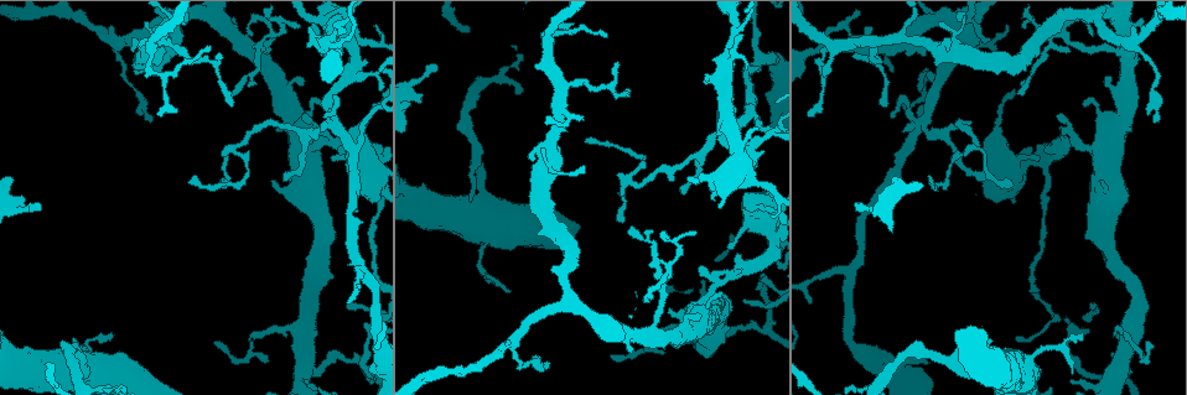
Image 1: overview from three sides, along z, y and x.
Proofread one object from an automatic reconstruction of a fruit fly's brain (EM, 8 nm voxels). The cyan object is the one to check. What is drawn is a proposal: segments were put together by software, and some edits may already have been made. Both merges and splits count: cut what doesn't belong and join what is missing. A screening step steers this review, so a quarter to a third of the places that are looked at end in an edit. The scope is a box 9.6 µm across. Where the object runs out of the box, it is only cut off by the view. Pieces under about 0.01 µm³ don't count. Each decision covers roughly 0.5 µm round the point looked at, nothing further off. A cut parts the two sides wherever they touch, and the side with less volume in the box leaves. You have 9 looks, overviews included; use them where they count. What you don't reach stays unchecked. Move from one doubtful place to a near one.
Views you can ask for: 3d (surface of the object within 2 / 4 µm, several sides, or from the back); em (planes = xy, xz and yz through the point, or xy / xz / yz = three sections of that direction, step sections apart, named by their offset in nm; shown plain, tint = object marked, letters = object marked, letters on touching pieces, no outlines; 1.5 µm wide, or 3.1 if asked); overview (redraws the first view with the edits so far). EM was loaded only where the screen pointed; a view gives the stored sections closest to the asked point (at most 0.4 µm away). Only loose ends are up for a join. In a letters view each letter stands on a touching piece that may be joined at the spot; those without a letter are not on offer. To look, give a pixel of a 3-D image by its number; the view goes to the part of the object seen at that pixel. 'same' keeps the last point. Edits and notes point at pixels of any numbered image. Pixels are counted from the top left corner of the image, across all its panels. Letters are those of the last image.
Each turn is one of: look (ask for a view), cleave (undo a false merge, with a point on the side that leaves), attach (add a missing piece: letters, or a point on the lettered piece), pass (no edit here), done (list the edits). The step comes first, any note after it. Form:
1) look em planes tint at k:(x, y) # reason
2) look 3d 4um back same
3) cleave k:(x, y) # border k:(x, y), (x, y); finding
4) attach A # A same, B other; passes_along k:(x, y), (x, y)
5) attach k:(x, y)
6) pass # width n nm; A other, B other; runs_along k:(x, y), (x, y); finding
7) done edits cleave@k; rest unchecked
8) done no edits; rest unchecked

look em planes tint at 1:(350, 145) # three arms meet

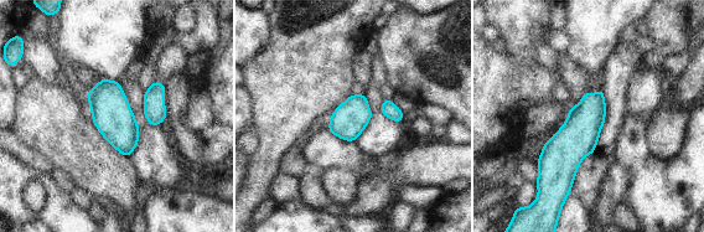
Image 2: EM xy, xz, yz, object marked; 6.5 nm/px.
look em planes letters same # see the neighbours

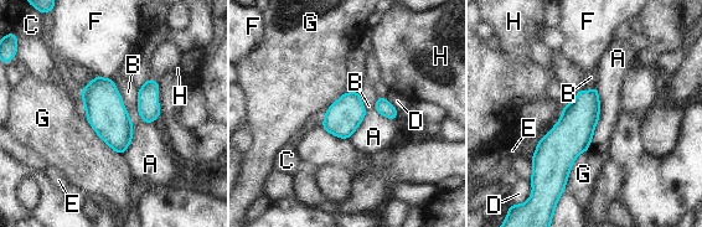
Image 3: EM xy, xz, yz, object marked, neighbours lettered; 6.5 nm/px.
pass # A other, B other, C other, D other, E other, F other, G other, H other; one neuron here

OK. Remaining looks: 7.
look em planes letters at 1:(373, 260) # thin neck

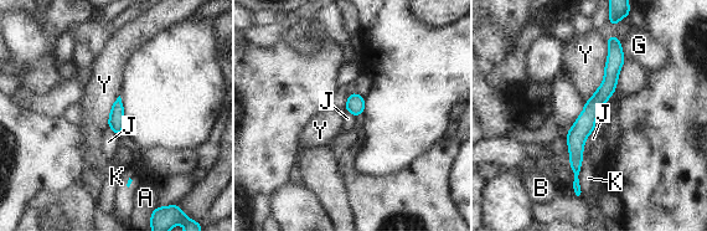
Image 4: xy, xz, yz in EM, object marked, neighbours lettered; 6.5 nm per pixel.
pass # A other, B other, G other, J other, K other, Y other; border 4:(607, 39), (604, 78), (584, 103); continuous, no second neuron

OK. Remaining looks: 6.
look 3d 2um at 1:(924, 55) # thick end

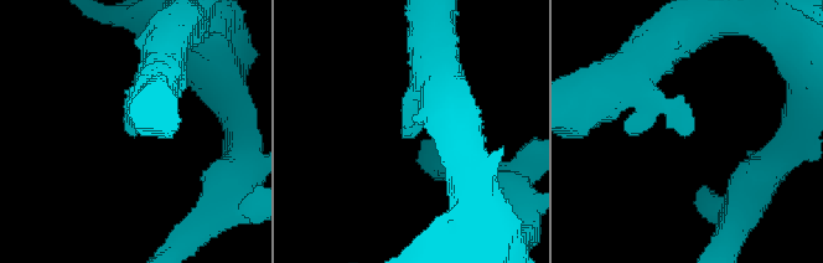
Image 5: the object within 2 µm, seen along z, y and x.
look em planes letters at 5:(413, 130)

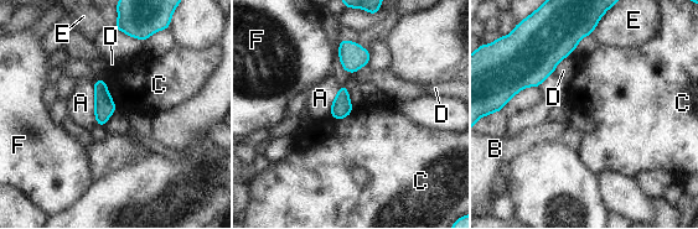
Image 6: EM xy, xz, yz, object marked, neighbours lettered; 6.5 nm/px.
pass # A other, B other, C other, D other, E other, F other; border 6:(103, 79), (109, 97), (117, 107); no lettered piece goes on from it

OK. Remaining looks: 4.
look 3d 4um at 1:(977, 146) # side arm on a straight run

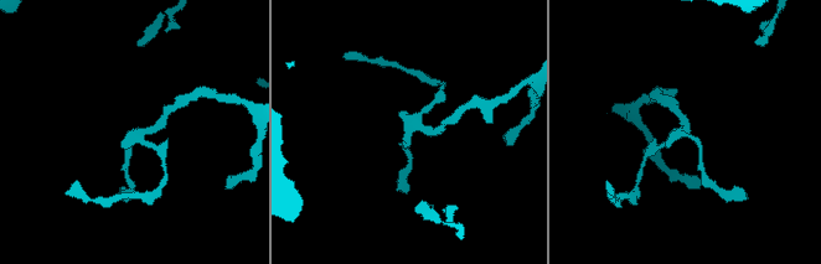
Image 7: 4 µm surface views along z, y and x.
look em yz step 8 tint at 7:(427, 132)

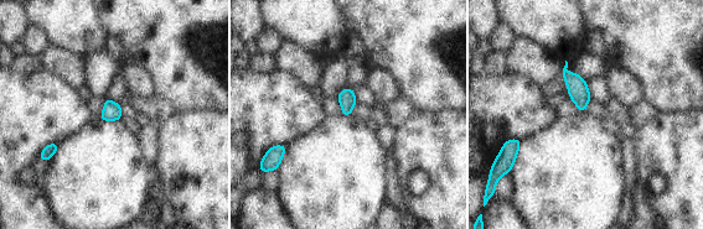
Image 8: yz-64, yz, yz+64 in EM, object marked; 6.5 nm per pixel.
look em planes letters same

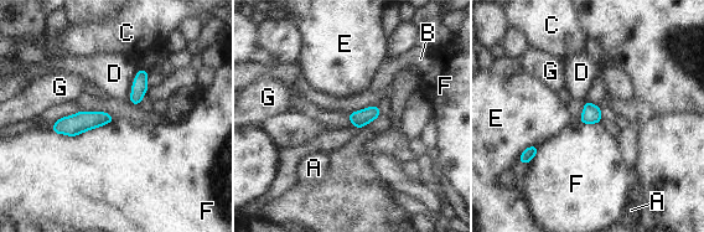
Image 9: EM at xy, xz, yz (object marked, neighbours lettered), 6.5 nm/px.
pass # width 110 nm; A other, B other, C other, D other, E other, F other, G other; continuous, no second neuron

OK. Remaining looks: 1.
done no edits; rest unchecked

